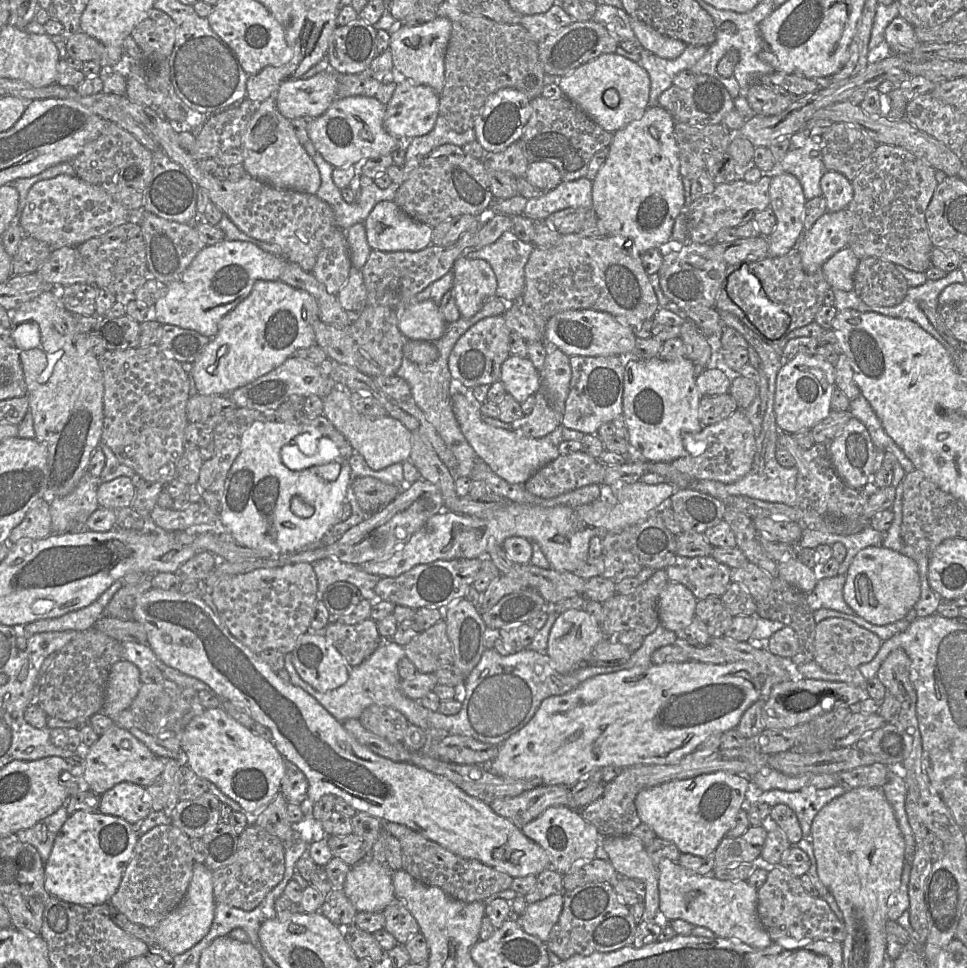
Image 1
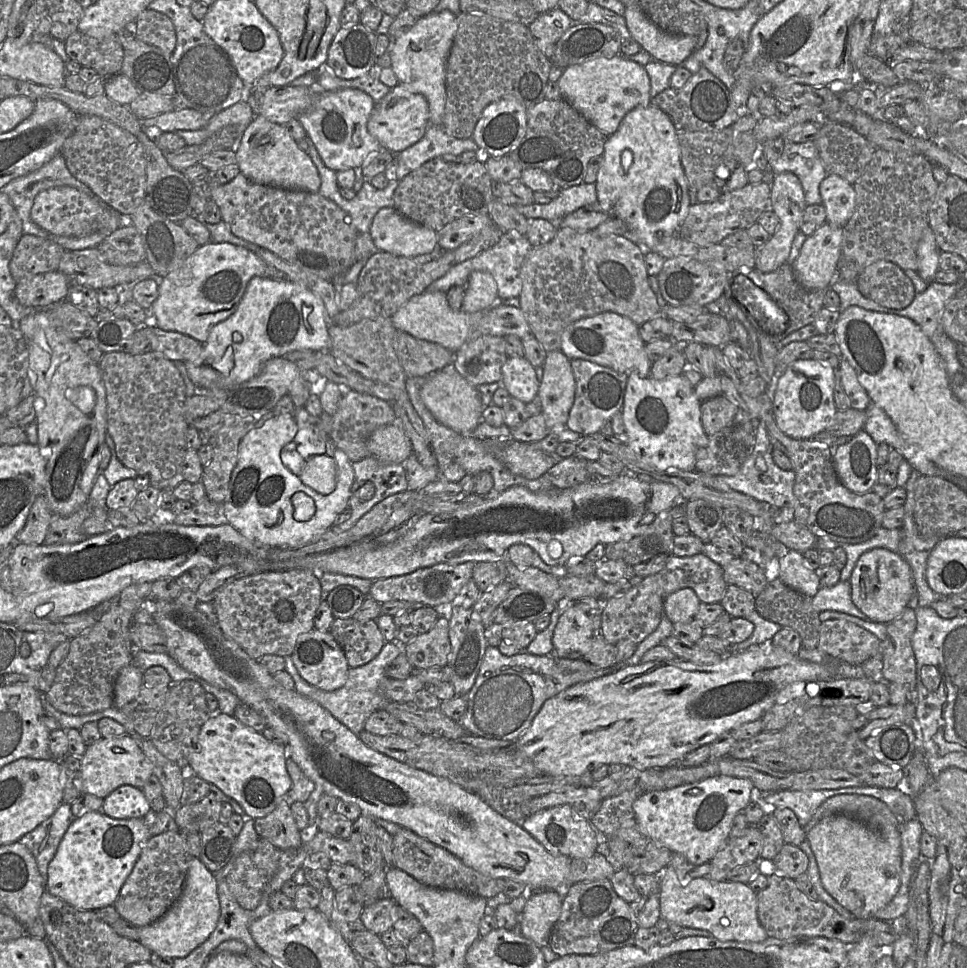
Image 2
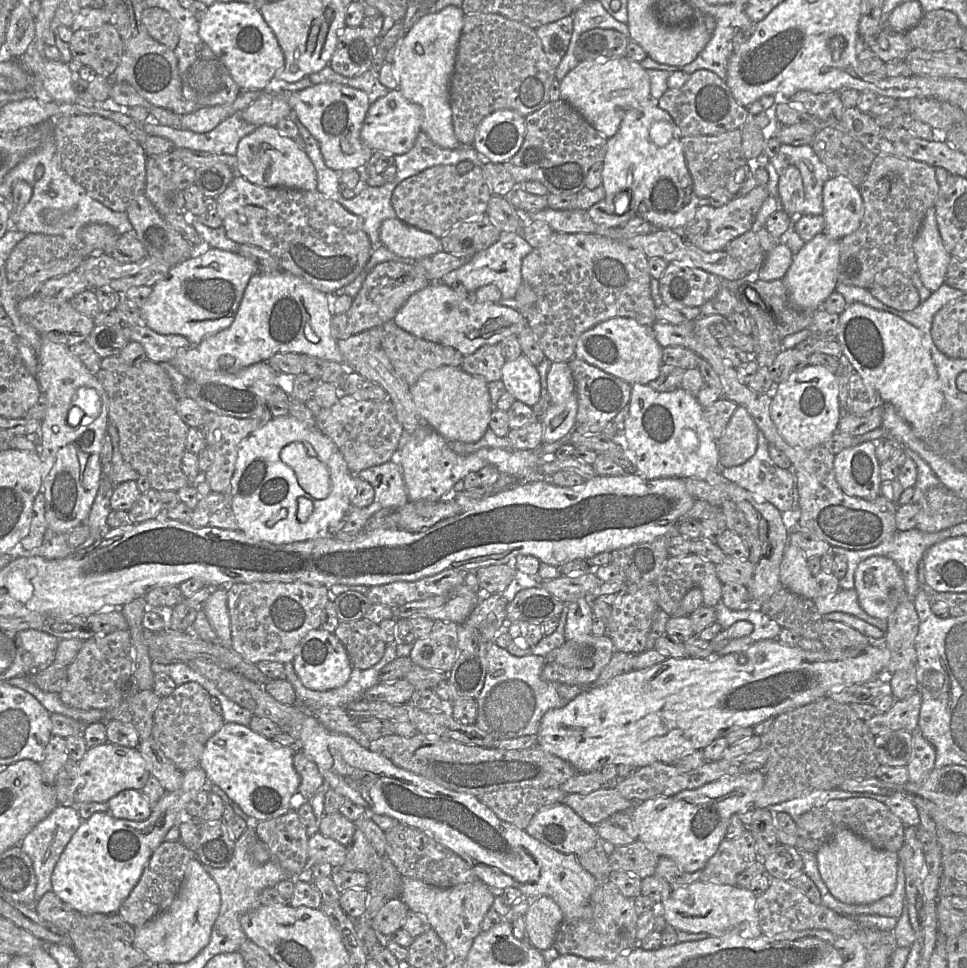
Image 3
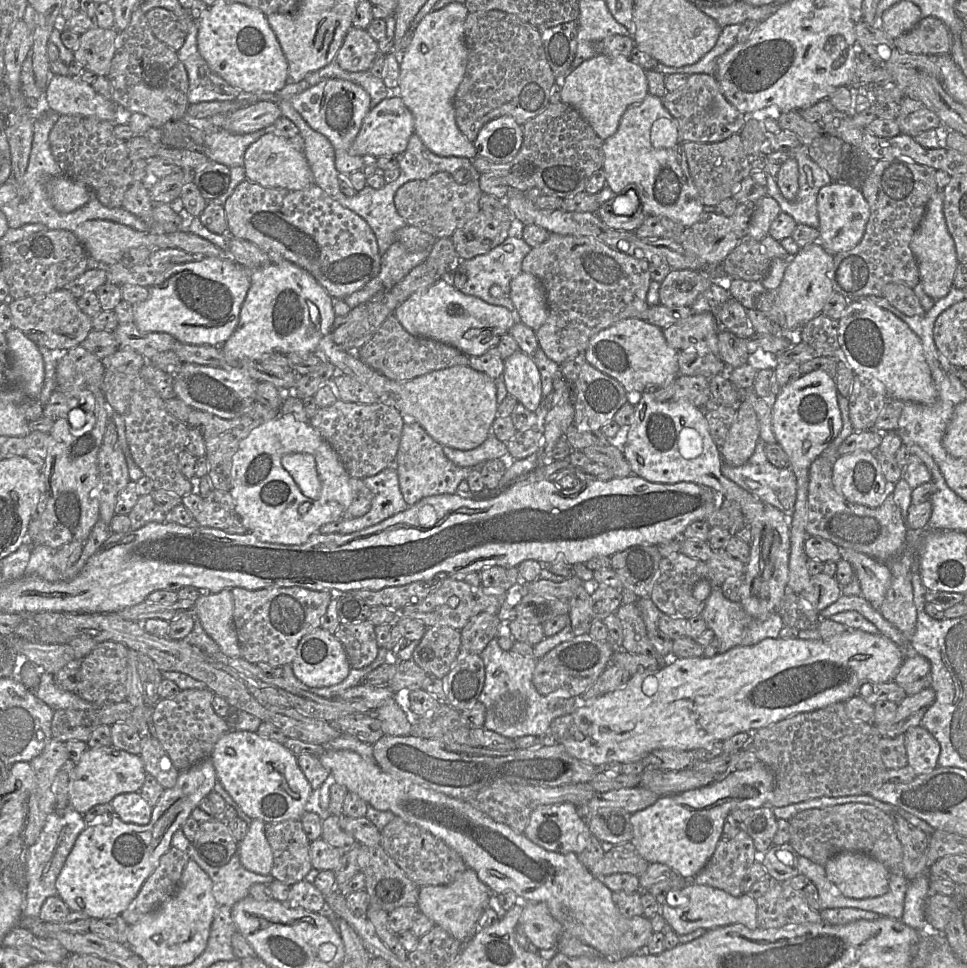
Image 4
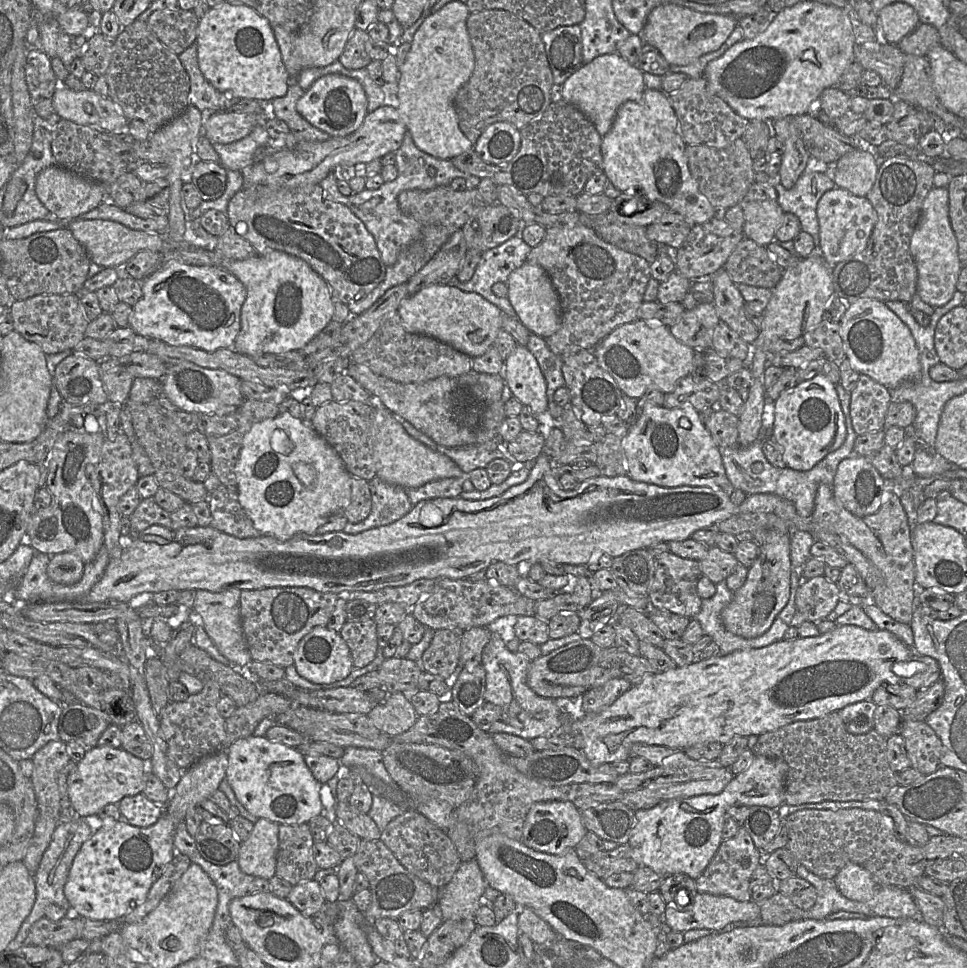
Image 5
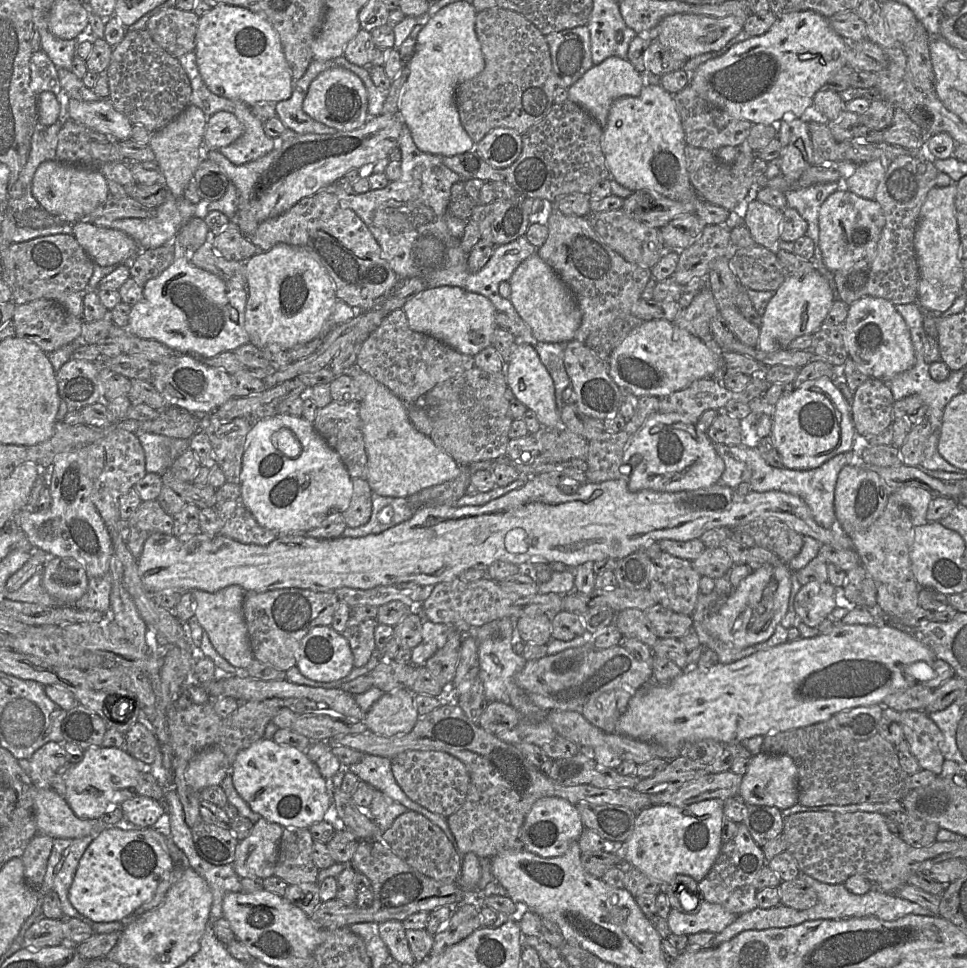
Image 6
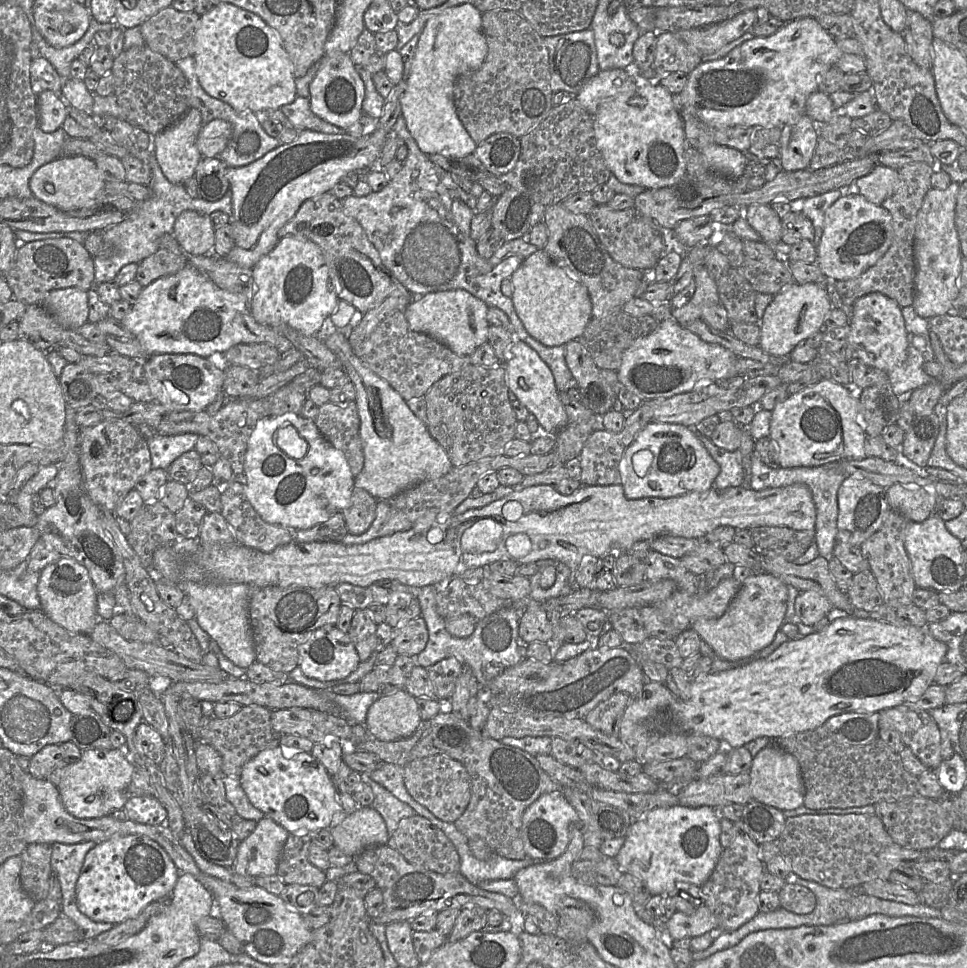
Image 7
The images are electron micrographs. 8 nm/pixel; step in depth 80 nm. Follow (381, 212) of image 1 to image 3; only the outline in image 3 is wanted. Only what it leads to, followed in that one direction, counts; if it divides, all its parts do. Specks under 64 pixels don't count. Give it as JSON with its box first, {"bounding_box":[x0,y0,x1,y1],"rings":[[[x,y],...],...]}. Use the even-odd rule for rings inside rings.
{"bounding_box":[380,217,442,260],"rings":[[[397,217],[383,221],[380,239],[383,246],[404,259],[420,260],[442,250],[441,240],[434,234],[408,225]]]}

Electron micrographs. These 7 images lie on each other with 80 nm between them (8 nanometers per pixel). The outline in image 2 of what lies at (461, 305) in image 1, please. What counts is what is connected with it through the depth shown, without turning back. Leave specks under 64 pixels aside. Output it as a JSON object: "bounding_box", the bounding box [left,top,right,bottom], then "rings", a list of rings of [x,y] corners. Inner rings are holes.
{"bounding_box":[462,271,498,313],"rings":[[[473,271],[464,287],[462,310],[474,313],[497,302],[498,287],[494,277],[485,271]]]}

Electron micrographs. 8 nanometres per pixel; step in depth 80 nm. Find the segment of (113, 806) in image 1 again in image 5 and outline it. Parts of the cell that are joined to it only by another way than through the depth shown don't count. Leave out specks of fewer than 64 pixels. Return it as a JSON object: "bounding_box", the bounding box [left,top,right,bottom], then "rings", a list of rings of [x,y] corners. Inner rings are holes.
{"bounding_box":[117,793,165,828],"rings":[[[142,793],[126,796],[117,805],[123,820],[142,828],[156,823],[163,814],[165,806],[152,802]]]}

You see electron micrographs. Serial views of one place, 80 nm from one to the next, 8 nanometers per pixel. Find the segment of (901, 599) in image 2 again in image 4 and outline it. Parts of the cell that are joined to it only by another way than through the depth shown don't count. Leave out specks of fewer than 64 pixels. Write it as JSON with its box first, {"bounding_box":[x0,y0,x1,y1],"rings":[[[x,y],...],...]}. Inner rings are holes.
{"bounding_box":[839,547,891,610],"rings":[[[839,547],[839,552],[842,559],[853,567],[854,574],[860,584],[861,596],[873,608],[880,610],[891,581],[888,566],[866,554],[849,548]]]}

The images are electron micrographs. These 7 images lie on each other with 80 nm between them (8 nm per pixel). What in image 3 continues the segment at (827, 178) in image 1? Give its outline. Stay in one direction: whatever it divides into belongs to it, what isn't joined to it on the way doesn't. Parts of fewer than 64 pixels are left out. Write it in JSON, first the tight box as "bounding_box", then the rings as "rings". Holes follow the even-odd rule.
{"bounding_box":[822,176,864,240],"rings":[[[843,176],[831,177],[822,189],[824,233],[841,240],[856,231],[864,215],[864,203],[859,188]]]}

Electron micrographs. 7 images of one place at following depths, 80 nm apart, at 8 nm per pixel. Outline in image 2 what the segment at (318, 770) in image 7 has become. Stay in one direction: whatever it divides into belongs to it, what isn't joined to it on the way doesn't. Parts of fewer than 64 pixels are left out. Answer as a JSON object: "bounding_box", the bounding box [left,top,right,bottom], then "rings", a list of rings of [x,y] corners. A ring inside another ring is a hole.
{"bounding_box":[188,712,291,819],"rings":[[[217,712],[201,727],[190,754],[188,769],[208,784],[217,786],[235,800],[249,817],[256,819],[272,812],[291,788],[287,757],[284,744],[272,743],[233,715]]]}

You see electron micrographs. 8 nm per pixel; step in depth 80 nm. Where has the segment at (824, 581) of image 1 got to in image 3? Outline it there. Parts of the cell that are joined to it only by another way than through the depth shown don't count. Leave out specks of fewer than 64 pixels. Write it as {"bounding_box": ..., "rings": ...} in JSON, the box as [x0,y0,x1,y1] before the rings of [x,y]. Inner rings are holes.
{"bounding_box":[814,588,887,633],"rings":[[[855,588],[849,590],[839,589],[833,595],[816,598],[814,603],[821,615],[829,614],[831,612],[847,613],[879,628],[886,633],[887,620],[874,618],[868,615],[859,604]]]}

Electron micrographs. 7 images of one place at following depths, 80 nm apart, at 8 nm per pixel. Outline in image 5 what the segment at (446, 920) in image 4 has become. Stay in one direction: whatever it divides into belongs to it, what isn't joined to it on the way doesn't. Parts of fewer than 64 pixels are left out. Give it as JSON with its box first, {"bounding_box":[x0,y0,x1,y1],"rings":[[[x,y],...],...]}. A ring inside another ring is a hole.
{"bounding_box":[436,859,487,920],"rings":[[[476,859],[463,861],[452,880],[439,889],[436,905],[443,920],[475,918],[487,887],[484,874]]]}

